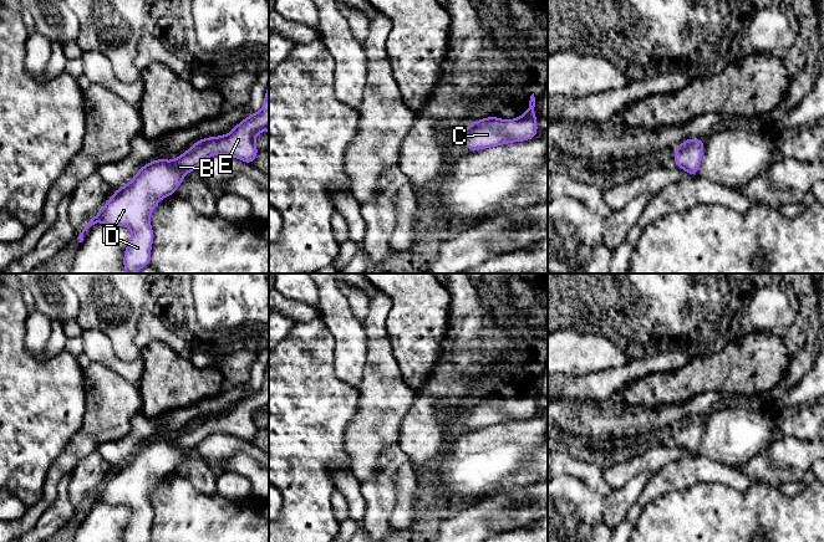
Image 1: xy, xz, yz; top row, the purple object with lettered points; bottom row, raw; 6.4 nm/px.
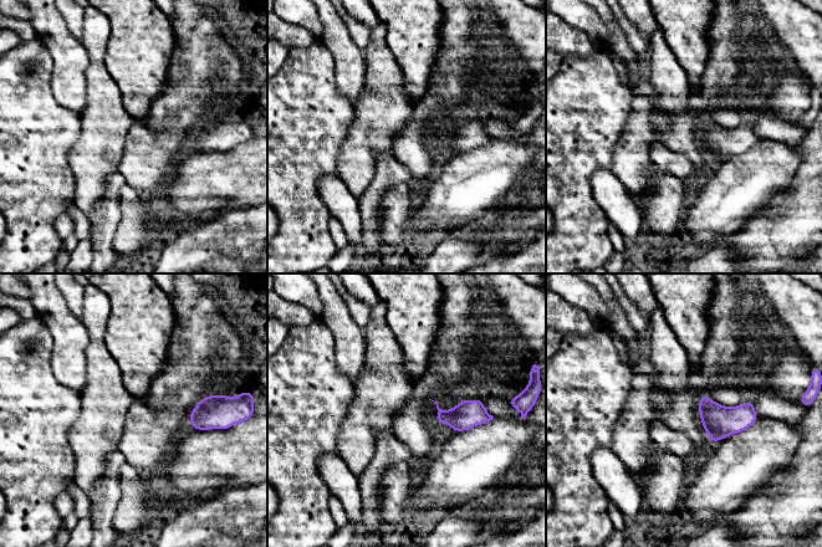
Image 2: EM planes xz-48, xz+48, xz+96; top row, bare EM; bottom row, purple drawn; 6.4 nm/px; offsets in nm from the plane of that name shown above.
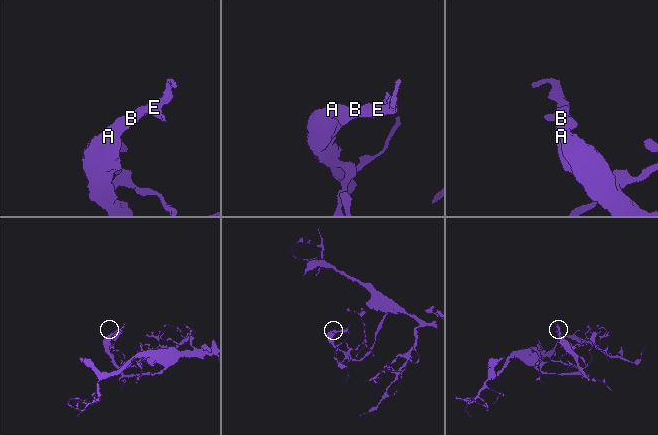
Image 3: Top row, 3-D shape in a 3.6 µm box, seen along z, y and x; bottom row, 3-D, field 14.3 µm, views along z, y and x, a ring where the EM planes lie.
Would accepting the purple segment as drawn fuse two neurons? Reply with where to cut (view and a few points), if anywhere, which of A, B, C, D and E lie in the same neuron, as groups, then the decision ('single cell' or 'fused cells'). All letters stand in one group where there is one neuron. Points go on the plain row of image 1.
cut none; groups A B C D E; single cell

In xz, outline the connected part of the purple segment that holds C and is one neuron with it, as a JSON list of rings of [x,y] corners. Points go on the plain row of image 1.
[[[530,374],[529,385],[524,393],[514,398],[500,398],[490,394],[469,402],[461,414],[461,419],[469,430],[513,420],[534,418],[538,414],[535,375]]]

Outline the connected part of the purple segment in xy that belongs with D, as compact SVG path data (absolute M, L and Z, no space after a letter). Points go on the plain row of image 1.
M269 364L263 387L239 400L230 411L199 418L174 439L159 436L139 446L134 456L115 469L105 485L87 501L80 511L80 521L83 520L83 511L97 501L127 505L132 513L123 542L151 542L154 516L151 491L157 482L176 472L185 451L195 450L202 440L213 434L229 434L253 444L259 431L255 414L260 410L269 410Z

